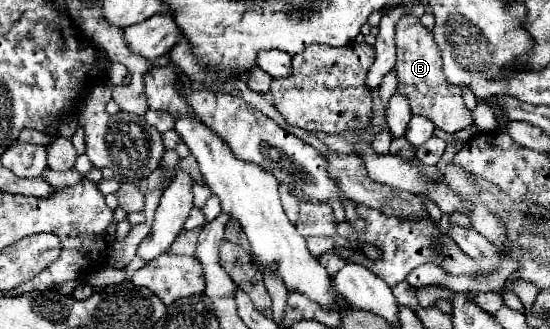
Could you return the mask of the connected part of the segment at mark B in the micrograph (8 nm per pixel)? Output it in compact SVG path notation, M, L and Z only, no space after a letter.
M403 16L397 24L397 64L395 72L399 78L397 90L405 94L411 102L411 112L429 118L437 128L445 132L459 132L473 126L473 116L465 108L461 98L461 88L447 82L441 68L441 54L433 40L433 34L421 26L419 18Z

